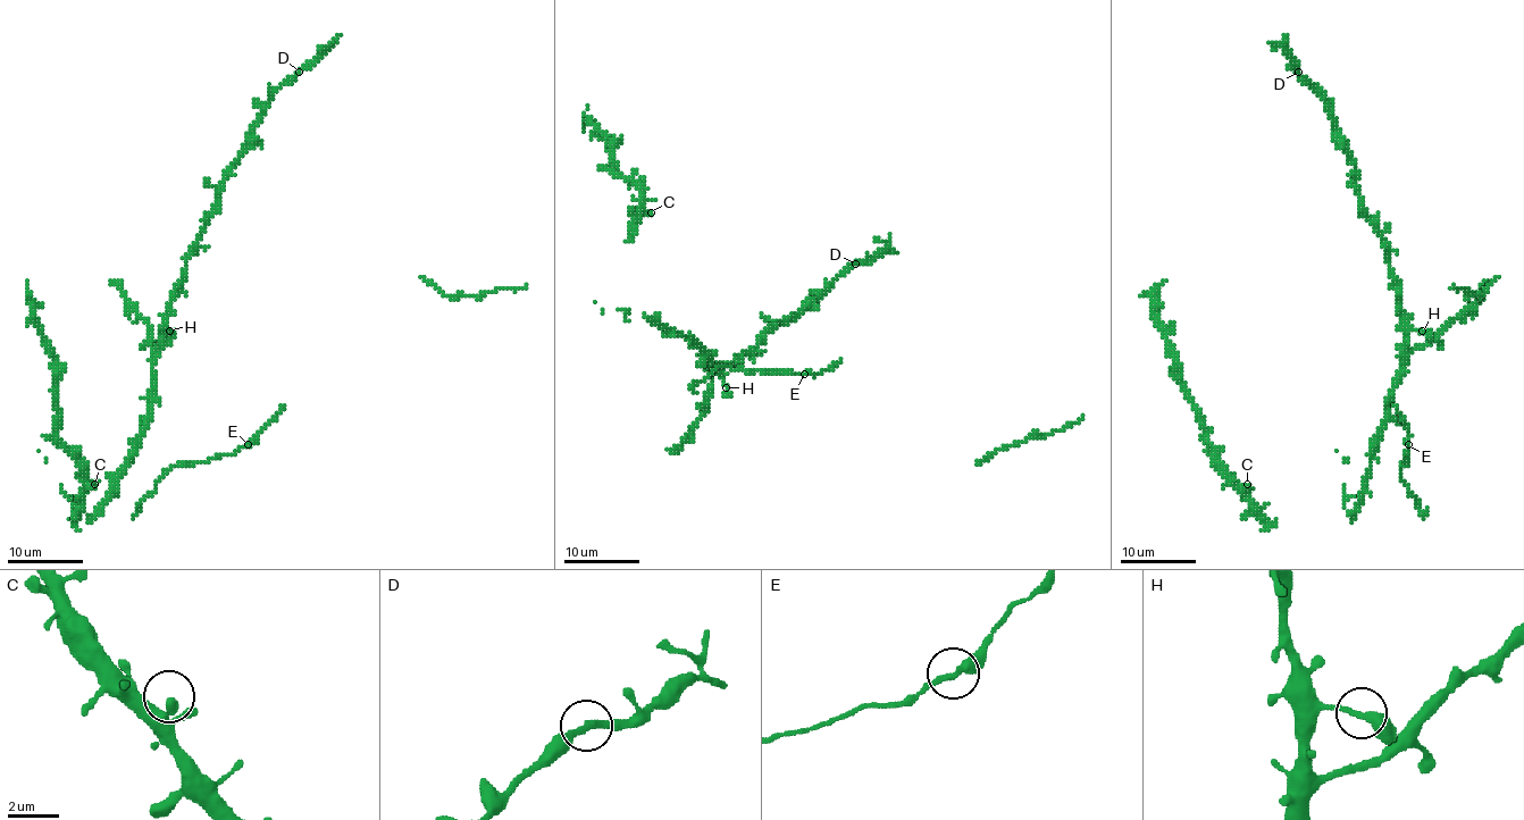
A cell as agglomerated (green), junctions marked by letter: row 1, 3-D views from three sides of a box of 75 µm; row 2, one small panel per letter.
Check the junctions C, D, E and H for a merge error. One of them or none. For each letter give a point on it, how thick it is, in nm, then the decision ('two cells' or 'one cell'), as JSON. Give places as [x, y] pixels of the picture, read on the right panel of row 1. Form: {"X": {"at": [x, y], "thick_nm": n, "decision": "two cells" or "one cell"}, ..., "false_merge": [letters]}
{"C": {"at": [1247, 484], "thick_nm": 360, "decision": "one cell"}, "D": {"at": [1298, 72], "thick_nm": 280, "decision": "one cell"}, "E": {"at": [1408, 444], "thick_nm": 360, "decision": "one cell"}, "H": {"at": [1422, 331], "thick_nm": 300, "decision": "one cell"}, "false_merge": []}

